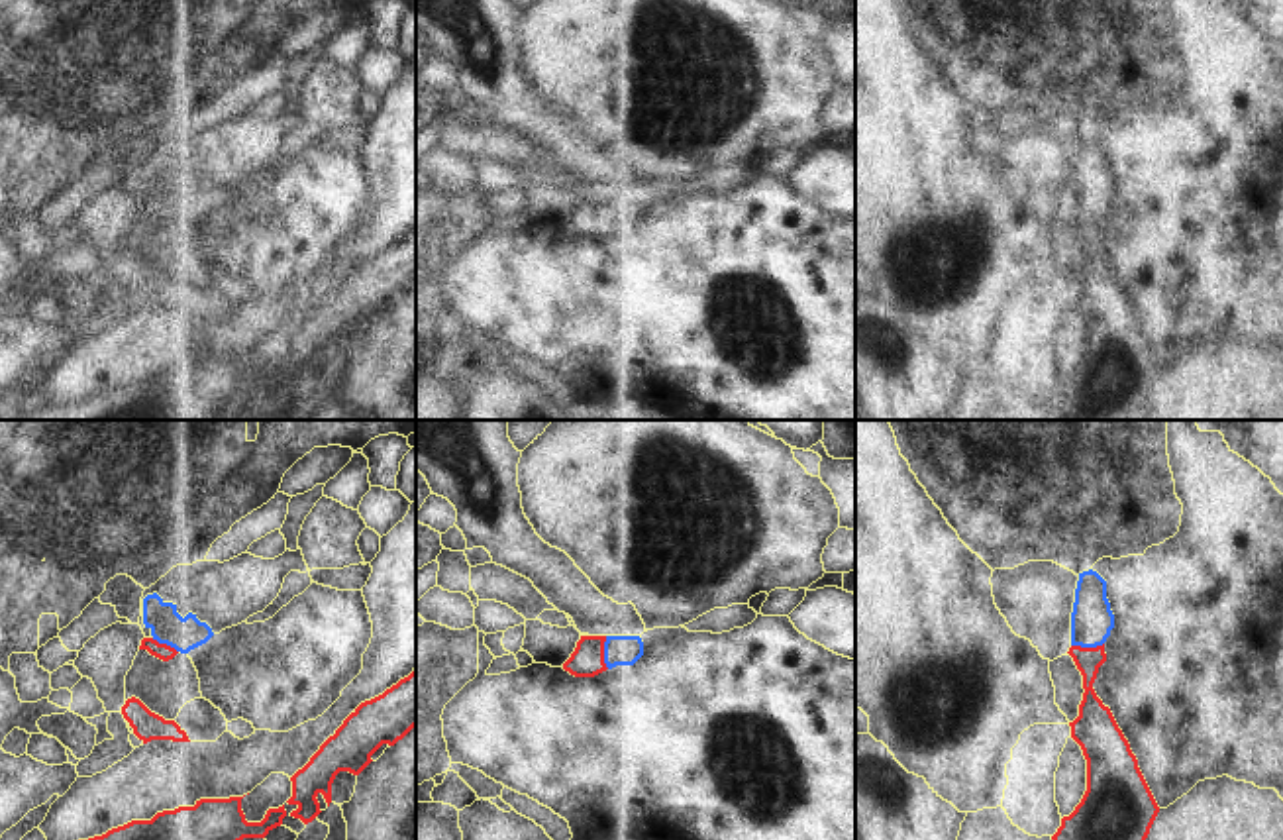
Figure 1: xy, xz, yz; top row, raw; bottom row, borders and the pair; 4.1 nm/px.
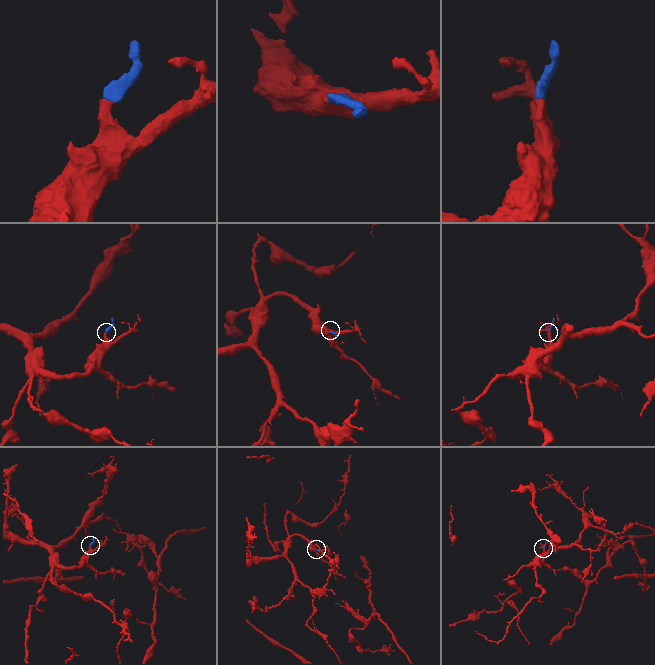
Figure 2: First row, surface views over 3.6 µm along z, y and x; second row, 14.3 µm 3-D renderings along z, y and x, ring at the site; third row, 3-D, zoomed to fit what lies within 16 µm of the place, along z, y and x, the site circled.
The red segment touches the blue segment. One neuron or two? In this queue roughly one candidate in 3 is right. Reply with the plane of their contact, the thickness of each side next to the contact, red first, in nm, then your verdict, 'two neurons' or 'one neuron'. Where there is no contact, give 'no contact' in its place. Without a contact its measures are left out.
contact in xz; calibres 140 and 130 nm; one neuron

